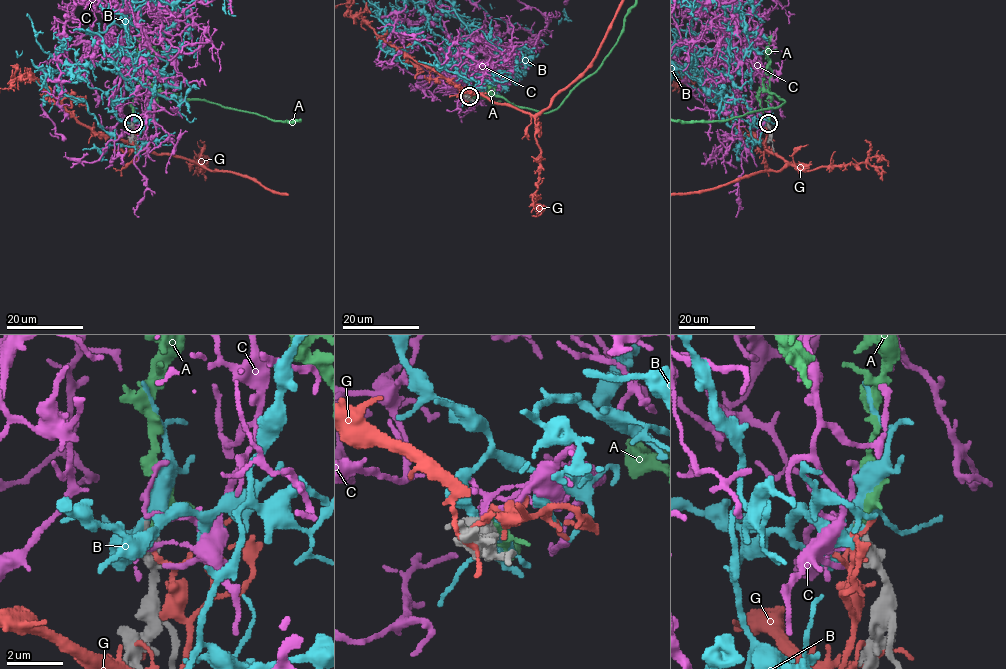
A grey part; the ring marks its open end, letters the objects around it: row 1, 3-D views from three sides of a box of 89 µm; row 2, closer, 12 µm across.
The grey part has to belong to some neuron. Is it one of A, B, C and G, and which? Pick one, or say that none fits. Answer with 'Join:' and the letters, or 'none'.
Join: A

